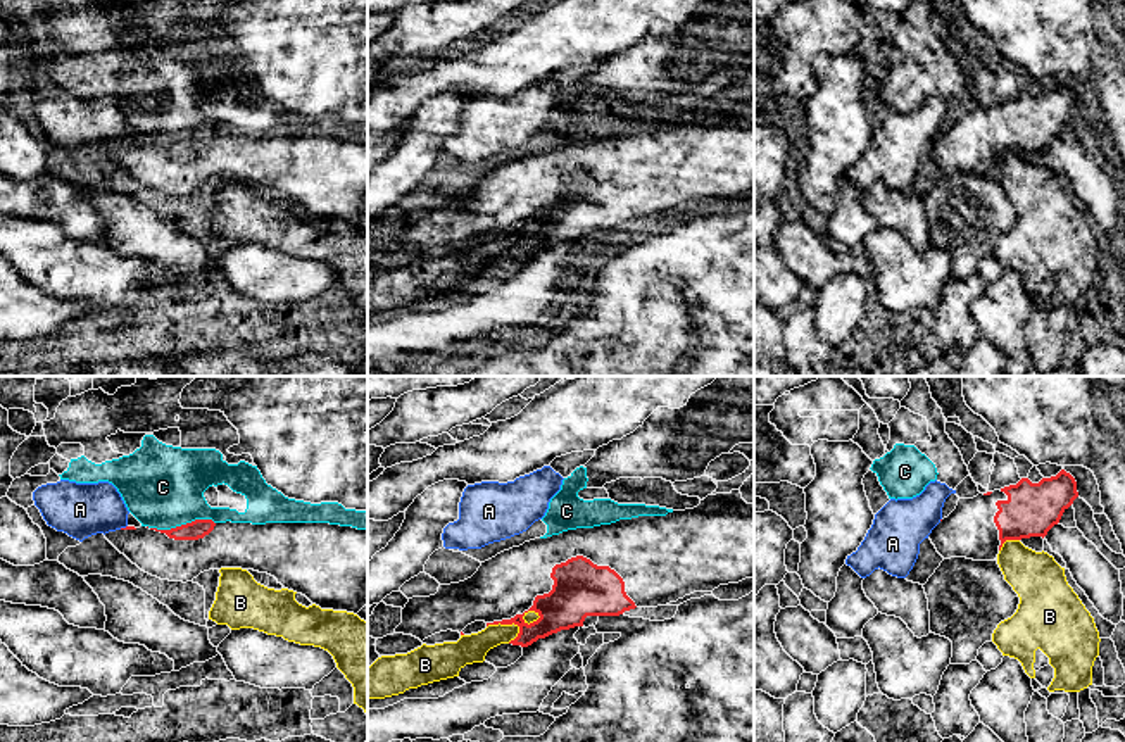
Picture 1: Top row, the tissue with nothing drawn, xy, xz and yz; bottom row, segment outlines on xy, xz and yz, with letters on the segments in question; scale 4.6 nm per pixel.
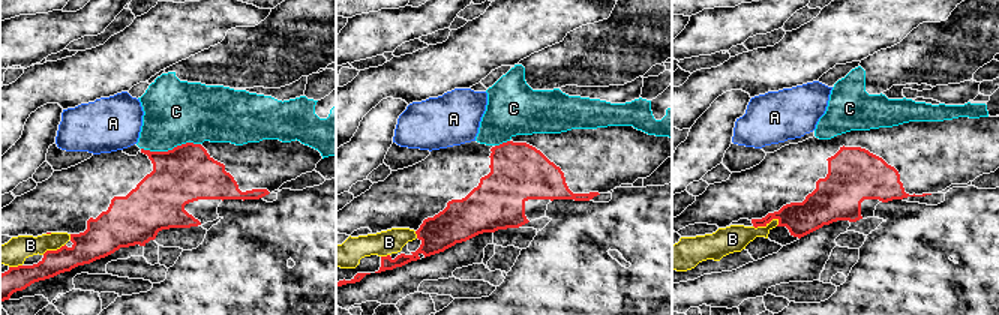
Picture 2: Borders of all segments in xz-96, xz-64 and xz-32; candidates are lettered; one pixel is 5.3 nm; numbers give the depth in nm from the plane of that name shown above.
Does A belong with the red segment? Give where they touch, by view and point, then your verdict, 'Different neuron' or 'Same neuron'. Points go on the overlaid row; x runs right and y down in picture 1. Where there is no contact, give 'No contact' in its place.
Touches red at xy (123, 528). Different neuron

